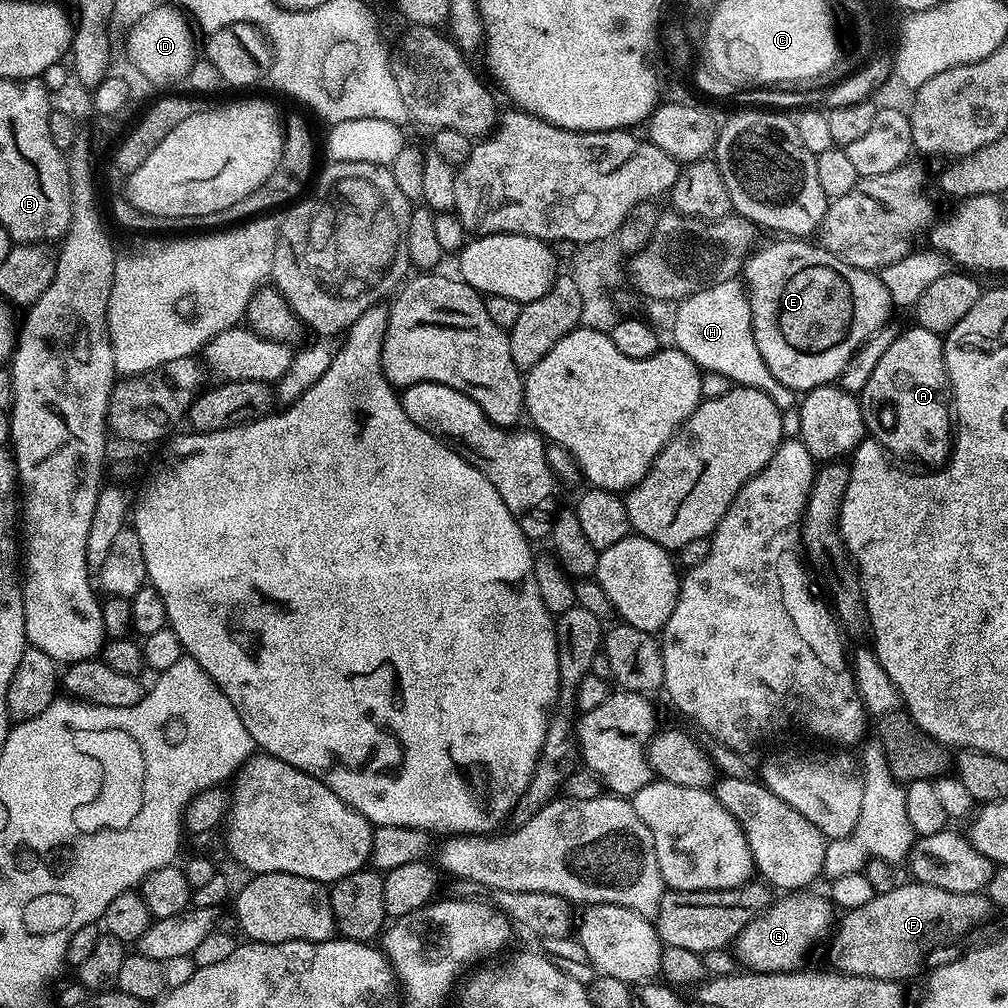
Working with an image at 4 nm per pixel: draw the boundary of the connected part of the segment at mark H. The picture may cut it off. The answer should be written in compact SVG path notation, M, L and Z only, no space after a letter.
M739 279L727 280L718 286L695 292L693 296L679 301L675 308L671 343L682 354L690 357L701 370L705 373L717 372L741 388L762 390L762 394L770 397L782 410L788 410L792 403L797 403L797 393L782 386L782 382L770 374L770 366L766 366L762 354L758 354L752 333L752 308L748 305L745 285Z

